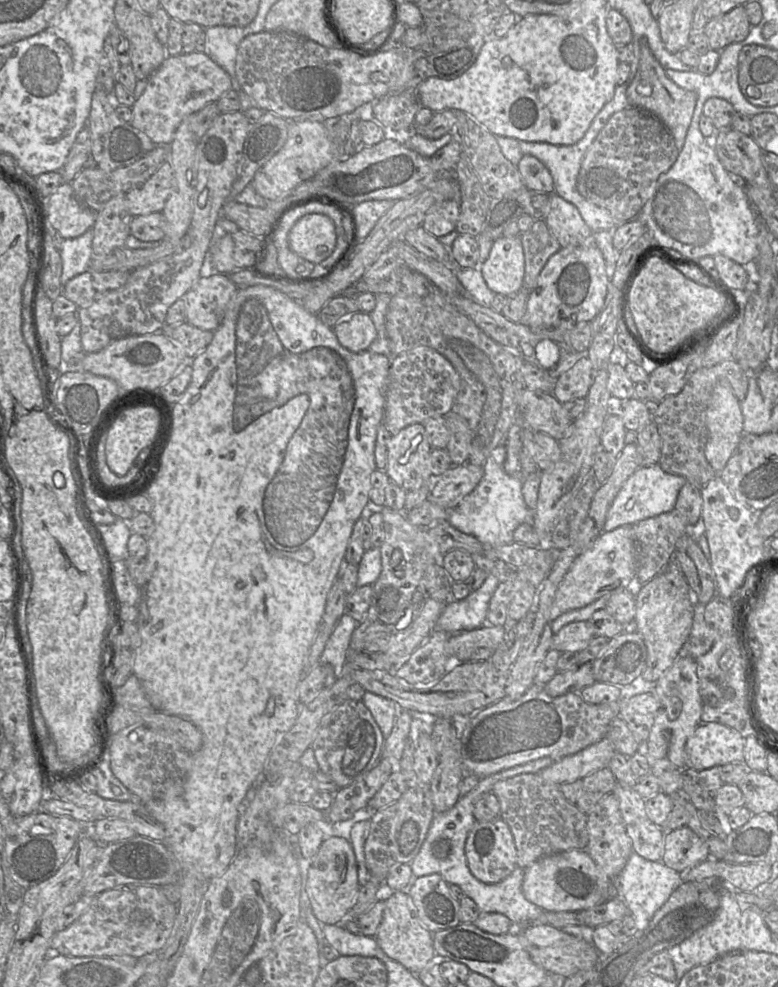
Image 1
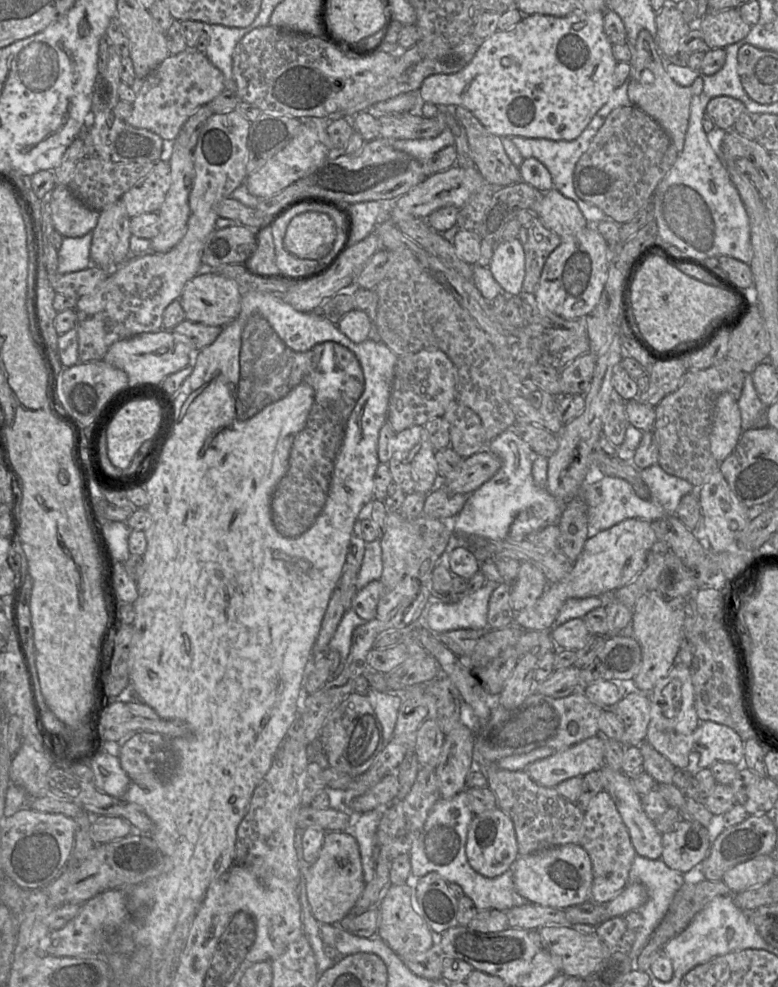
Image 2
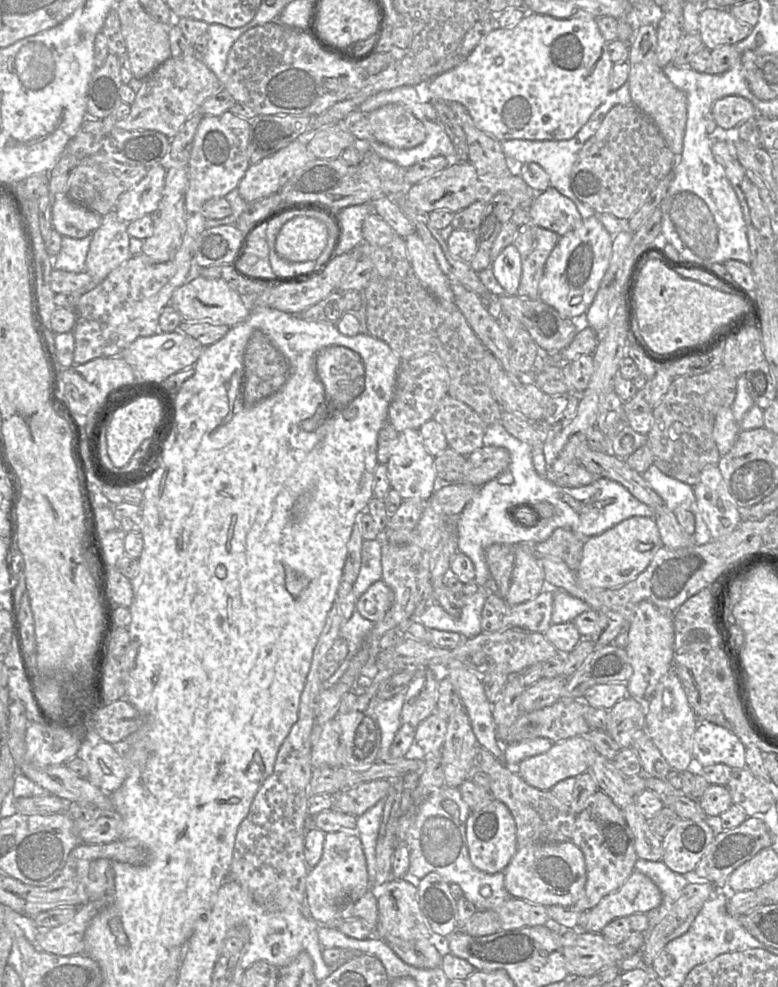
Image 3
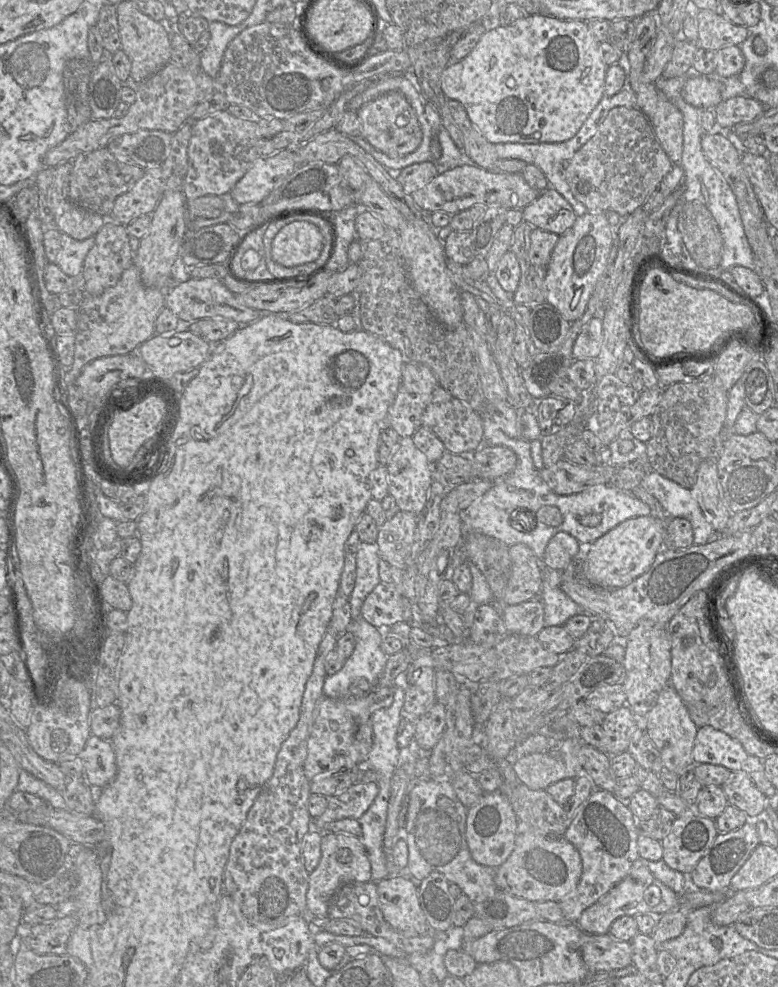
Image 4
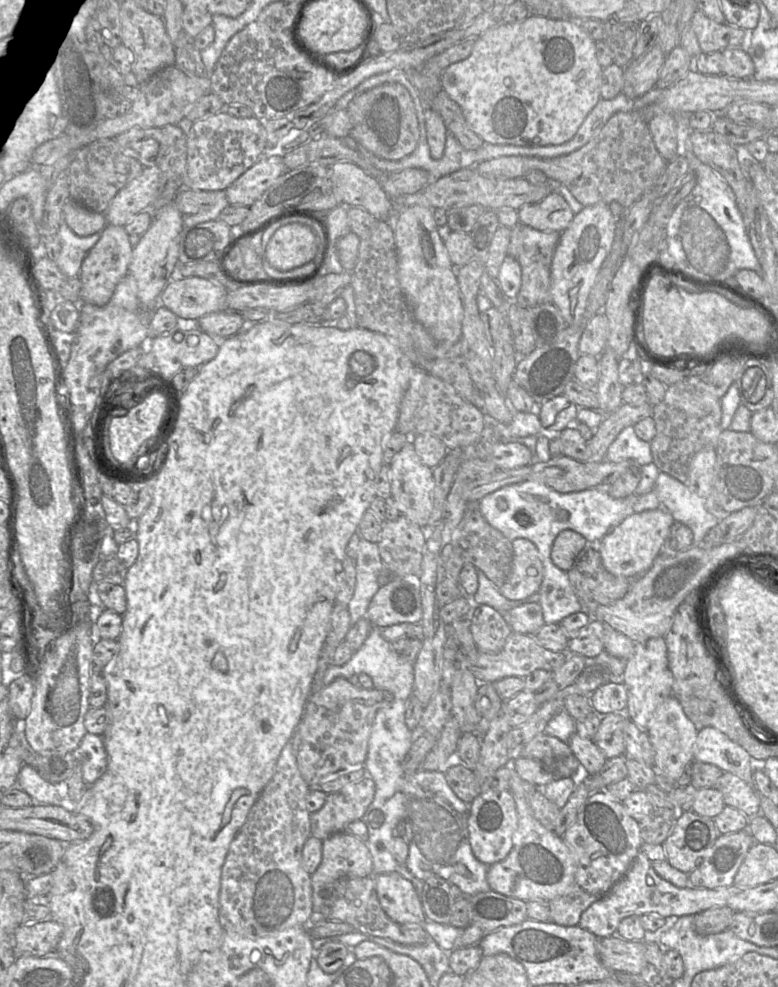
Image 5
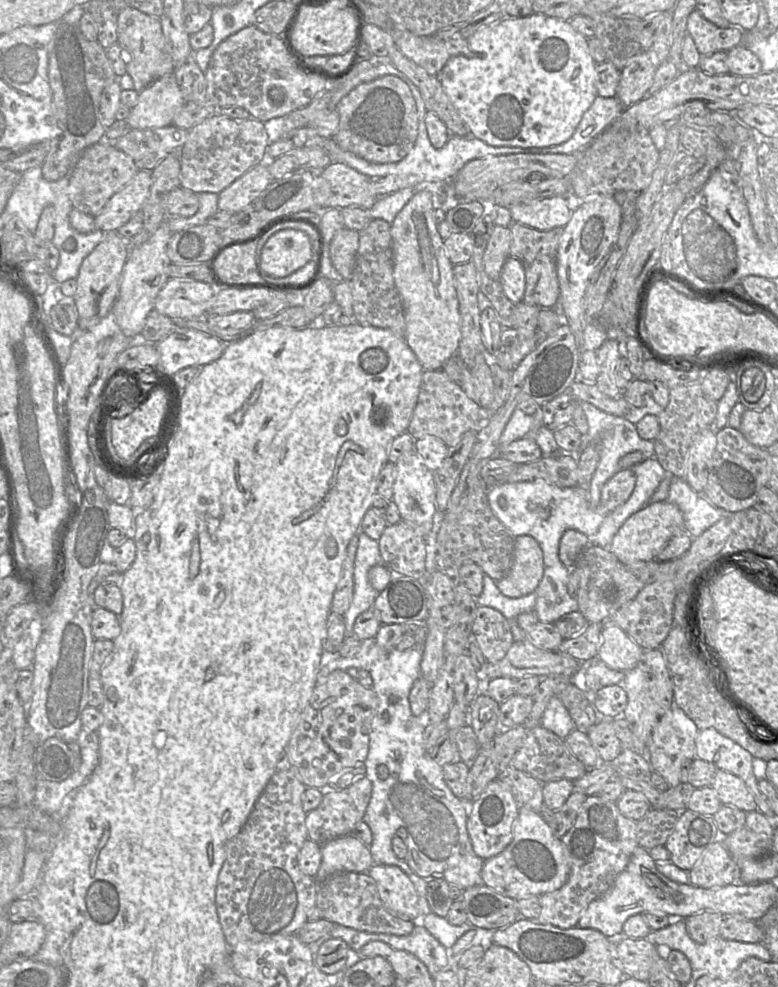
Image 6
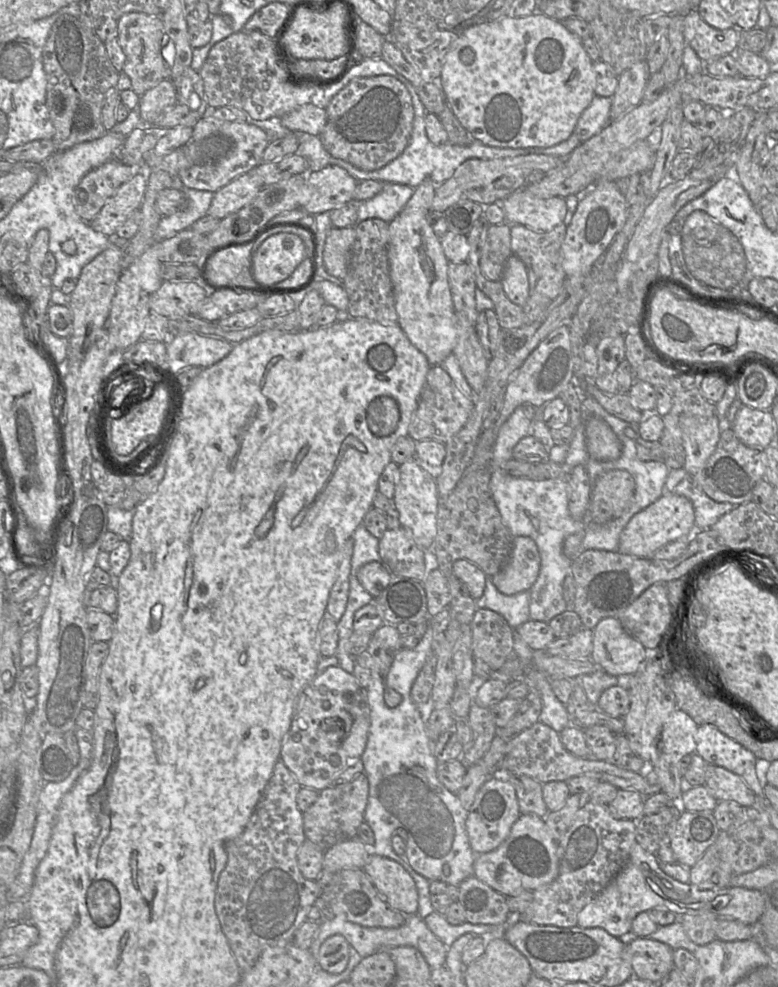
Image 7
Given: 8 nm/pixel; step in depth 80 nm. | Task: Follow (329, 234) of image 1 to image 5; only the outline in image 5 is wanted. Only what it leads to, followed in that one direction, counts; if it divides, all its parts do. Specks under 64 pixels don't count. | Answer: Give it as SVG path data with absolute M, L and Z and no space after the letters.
M304 224L280 227L270 238L265 251L267 262L279 271L302 267L317 254L317 238Z

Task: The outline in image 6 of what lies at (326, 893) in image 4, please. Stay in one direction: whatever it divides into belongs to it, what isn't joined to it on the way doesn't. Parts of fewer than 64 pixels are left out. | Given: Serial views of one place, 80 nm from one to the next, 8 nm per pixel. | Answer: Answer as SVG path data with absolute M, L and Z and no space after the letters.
M352 834L329 841L321 847L321 853L316 883L339 872L368 872L374 864L369 847Z

